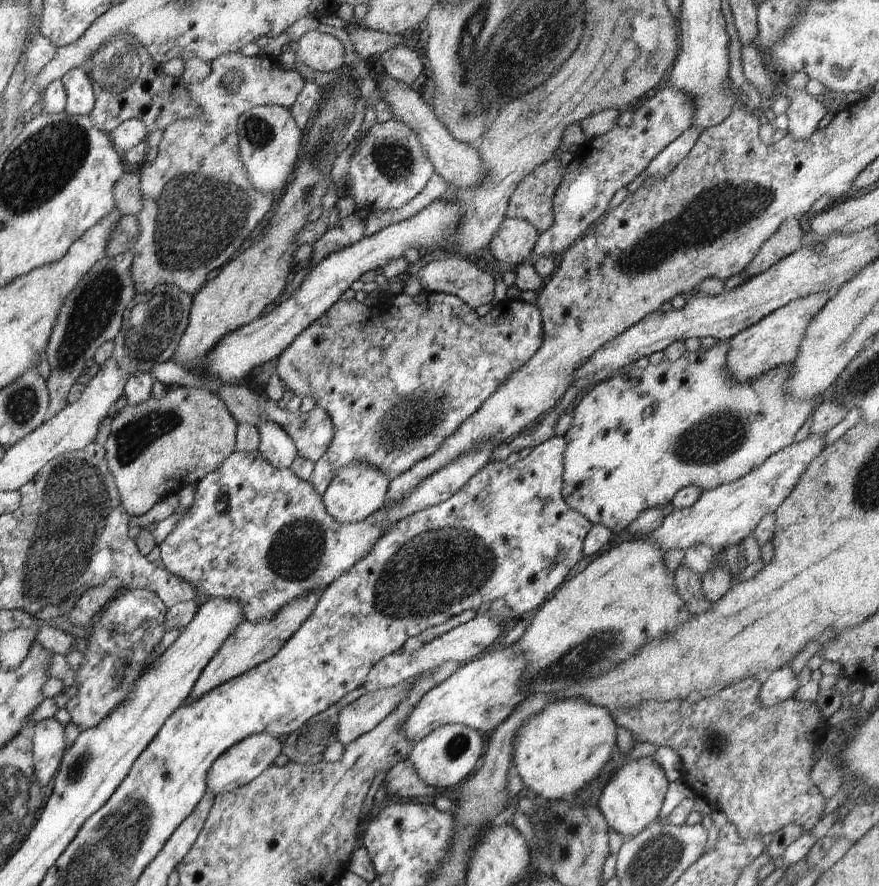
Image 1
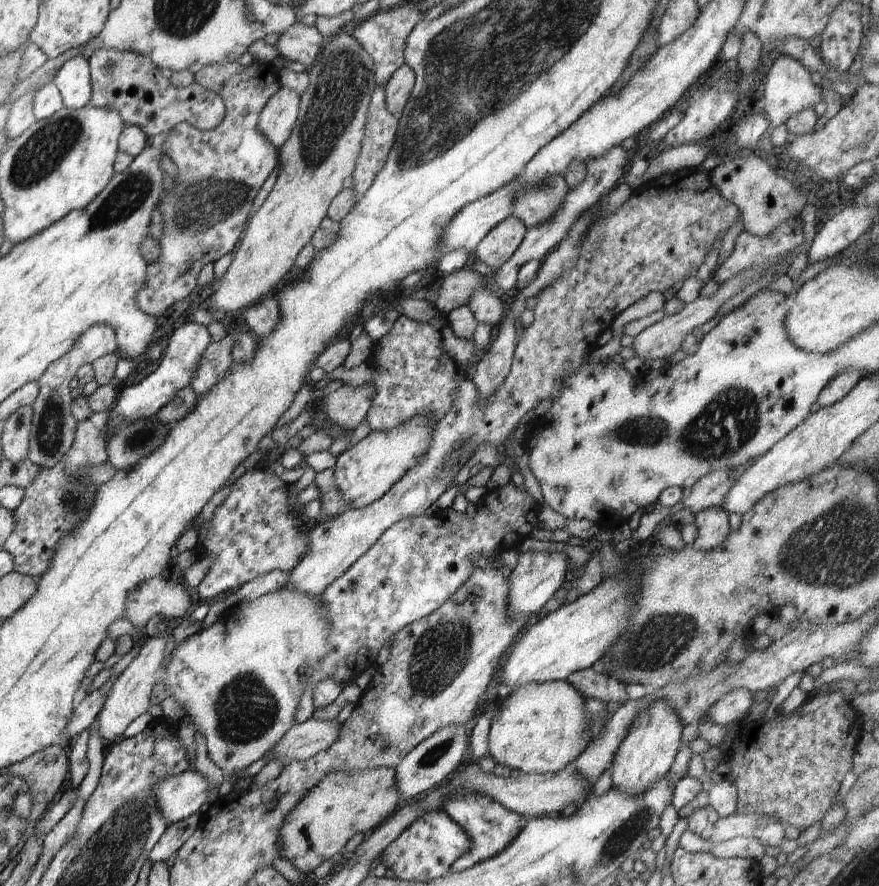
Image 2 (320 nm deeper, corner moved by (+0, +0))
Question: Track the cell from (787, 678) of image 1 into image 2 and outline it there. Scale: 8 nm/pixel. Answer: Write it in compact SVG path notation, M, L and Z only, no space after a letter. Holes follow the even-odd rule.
M734 689L722 695L712 706L706 709L704 718L719 725L728 725L732 721L746 718L746 712L753 705L754 694L747 689Z

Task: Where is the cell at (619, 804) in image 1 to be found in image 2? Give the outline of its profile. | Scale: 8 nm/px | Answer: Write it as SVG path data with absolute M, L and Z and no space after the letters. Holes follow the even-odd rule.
M658 701L645 711L640 711L611 760L614 788L635 795L657 783L669 772L674 757L682 746L680 738L684 727L678 713L664 701Z

